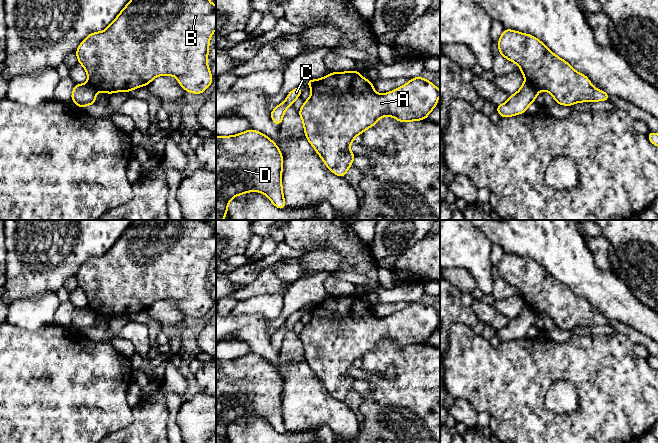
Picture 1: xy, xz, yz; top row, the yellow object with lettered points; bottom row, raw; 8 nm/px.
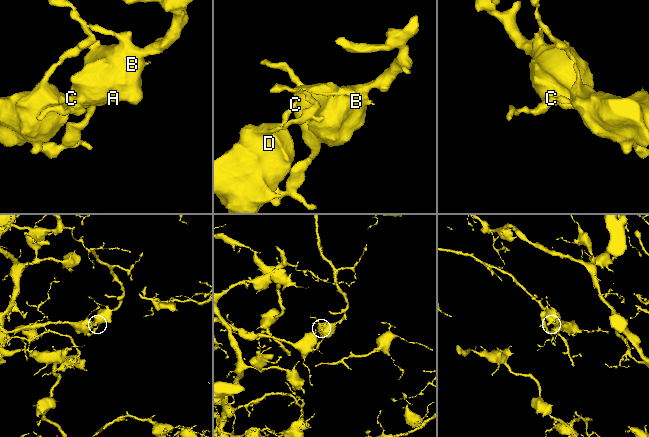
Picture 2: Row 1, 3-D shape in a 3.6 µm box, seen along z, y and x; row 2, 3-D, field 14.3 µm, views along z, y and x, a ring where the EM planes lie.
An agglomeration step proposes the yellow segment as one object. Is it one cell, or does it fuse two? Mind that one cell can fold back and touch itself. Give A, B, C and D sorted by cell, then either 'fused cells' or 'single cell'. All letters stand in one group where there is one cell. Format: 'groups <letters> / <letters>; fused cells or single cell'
groups A B / C D; fused cells

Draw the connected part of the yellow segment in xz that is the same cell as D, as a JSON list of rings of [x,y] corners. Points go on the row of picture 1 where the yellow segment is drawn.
[[[249,129],[234,136],[216,136],[216,220],[227,215],[231,199],[251,191],[263,193],[275,207],[285,209],[282,167],[281,151],[265,134]]]

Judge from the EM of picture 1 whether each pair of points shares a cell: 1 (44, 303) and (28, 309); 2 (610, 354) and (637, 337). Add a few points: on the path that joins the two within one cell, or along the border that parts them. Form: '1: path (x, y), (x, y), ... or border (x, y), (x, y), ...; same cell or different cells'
1: path (40, 307), (32, 309); same cell
2: border (617, 331), (624, 334), (633, 343); different cells

